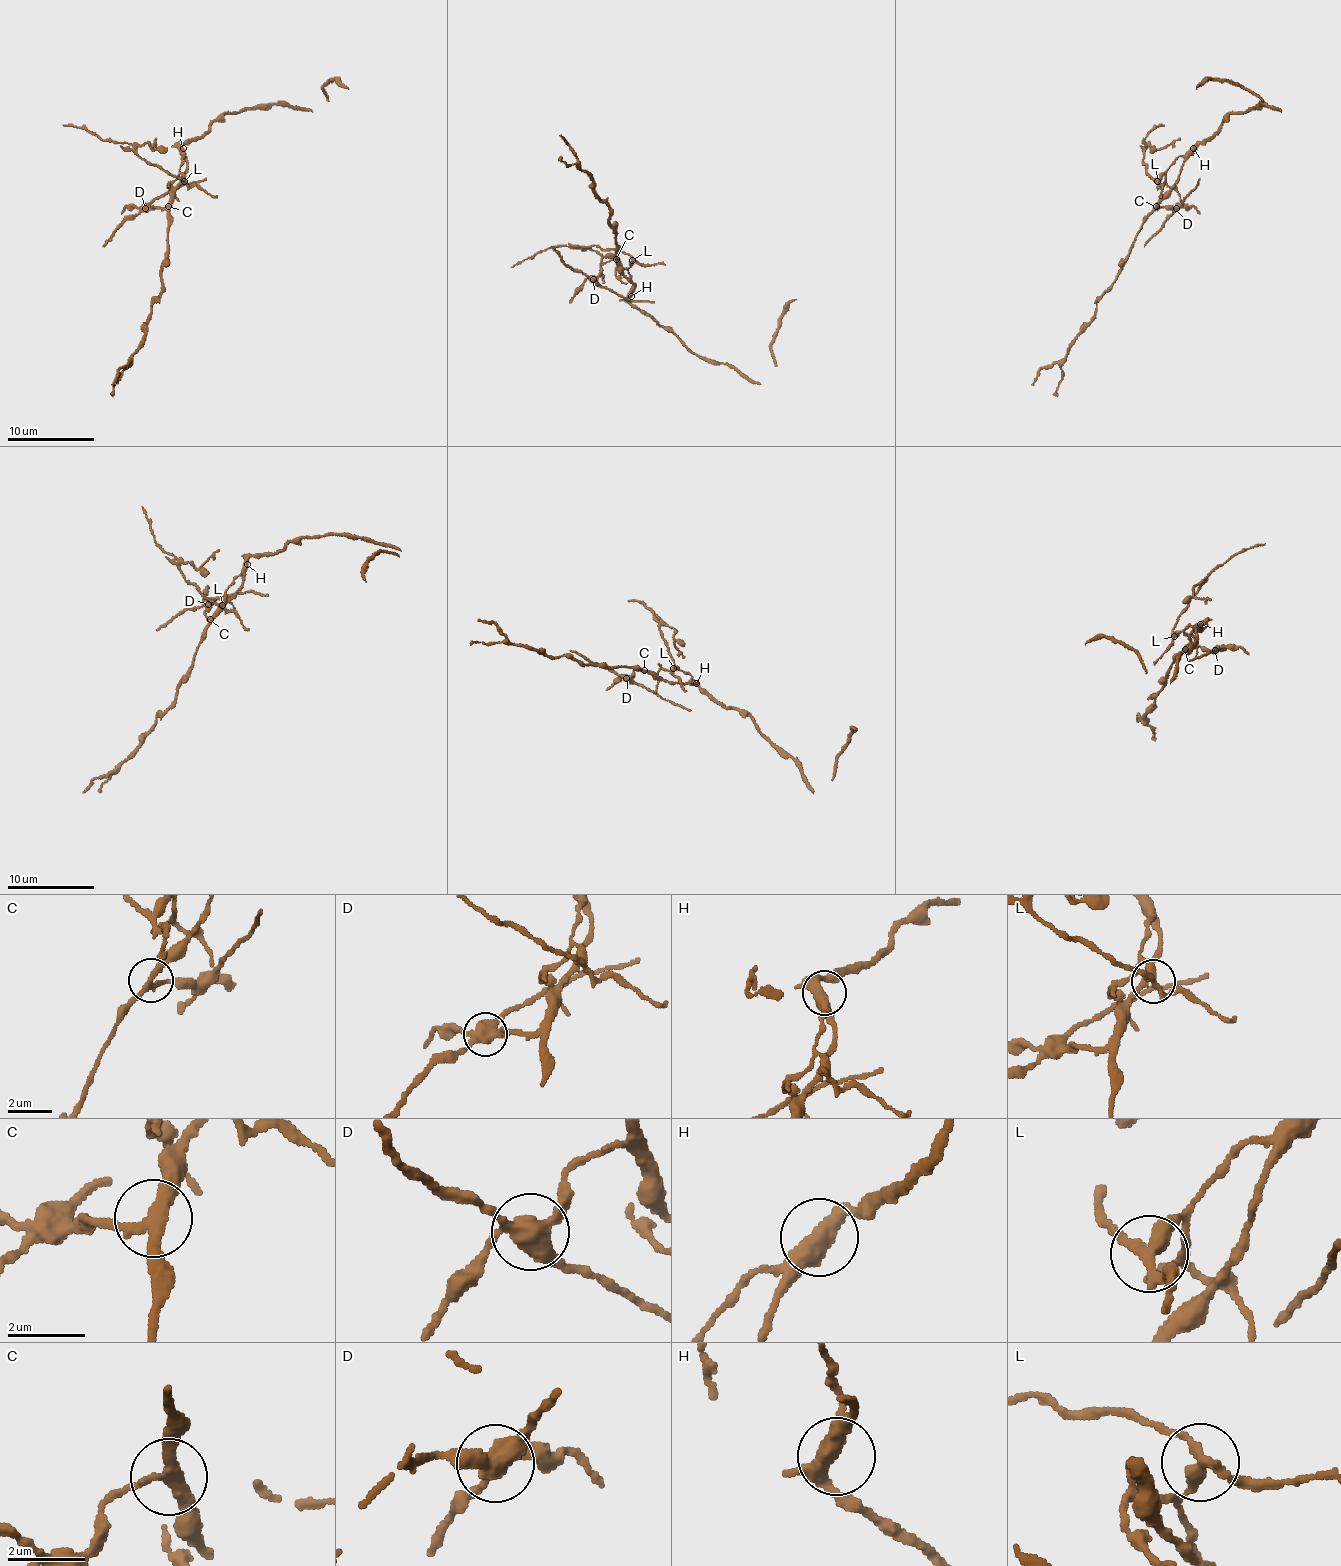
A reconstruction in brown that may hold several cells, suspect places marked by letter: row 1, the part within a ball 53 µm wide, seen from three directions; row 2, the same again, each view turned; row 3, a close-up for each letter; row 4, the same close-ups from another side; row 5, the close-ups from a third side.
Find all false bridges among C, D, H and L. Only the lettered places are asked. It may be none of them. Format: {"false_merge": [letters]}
{"false_merge": ["D", "L"]}

